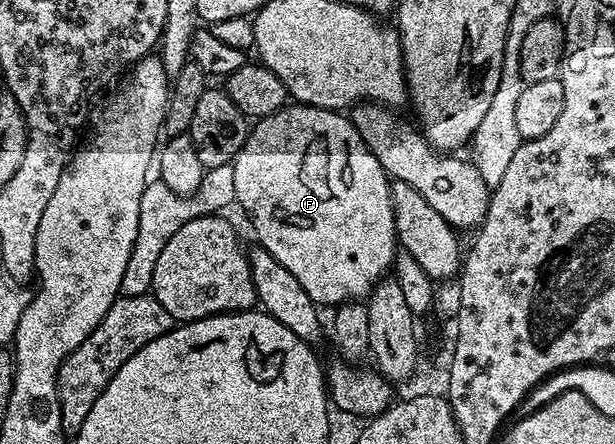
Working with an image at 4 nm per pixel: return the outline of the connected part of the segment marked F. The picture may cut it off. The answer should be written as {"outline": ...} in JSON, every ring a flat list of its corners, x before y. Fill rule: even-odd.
{"outline":[[298,102,288,103,280,112,275,112,271,116,265,116,262,120,254,121,253,127,247,133,247,141,240,152,237,153,233,161,235,169,233,170,233,190,235,191,235,204,243,207,251,215,251,224,255,227,255,236,258,247,269,250,301,286,309,294,309,298,317,306,331,304,338,306,355,302,360,298,367,298,371,295,372,288,379,283,381,277,391,268,391,263,395,260,397,253,397,241,395,239,394,208,391,201,390,188,392,181,389,179,386,170,373,158,369,146,357,134,357,130,351,125,350,119,342,111,329,108,314,108,308,104]]}

